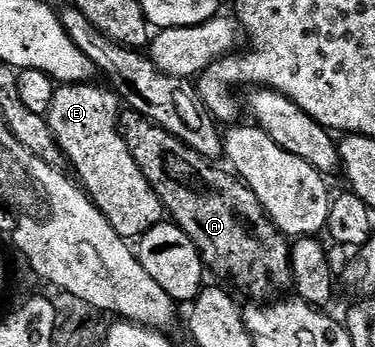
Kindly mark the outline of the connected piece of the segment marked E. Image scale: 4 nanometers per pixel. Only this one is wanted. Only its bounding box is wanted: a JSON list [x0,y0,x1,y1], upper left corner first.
[48,82,164,242]

